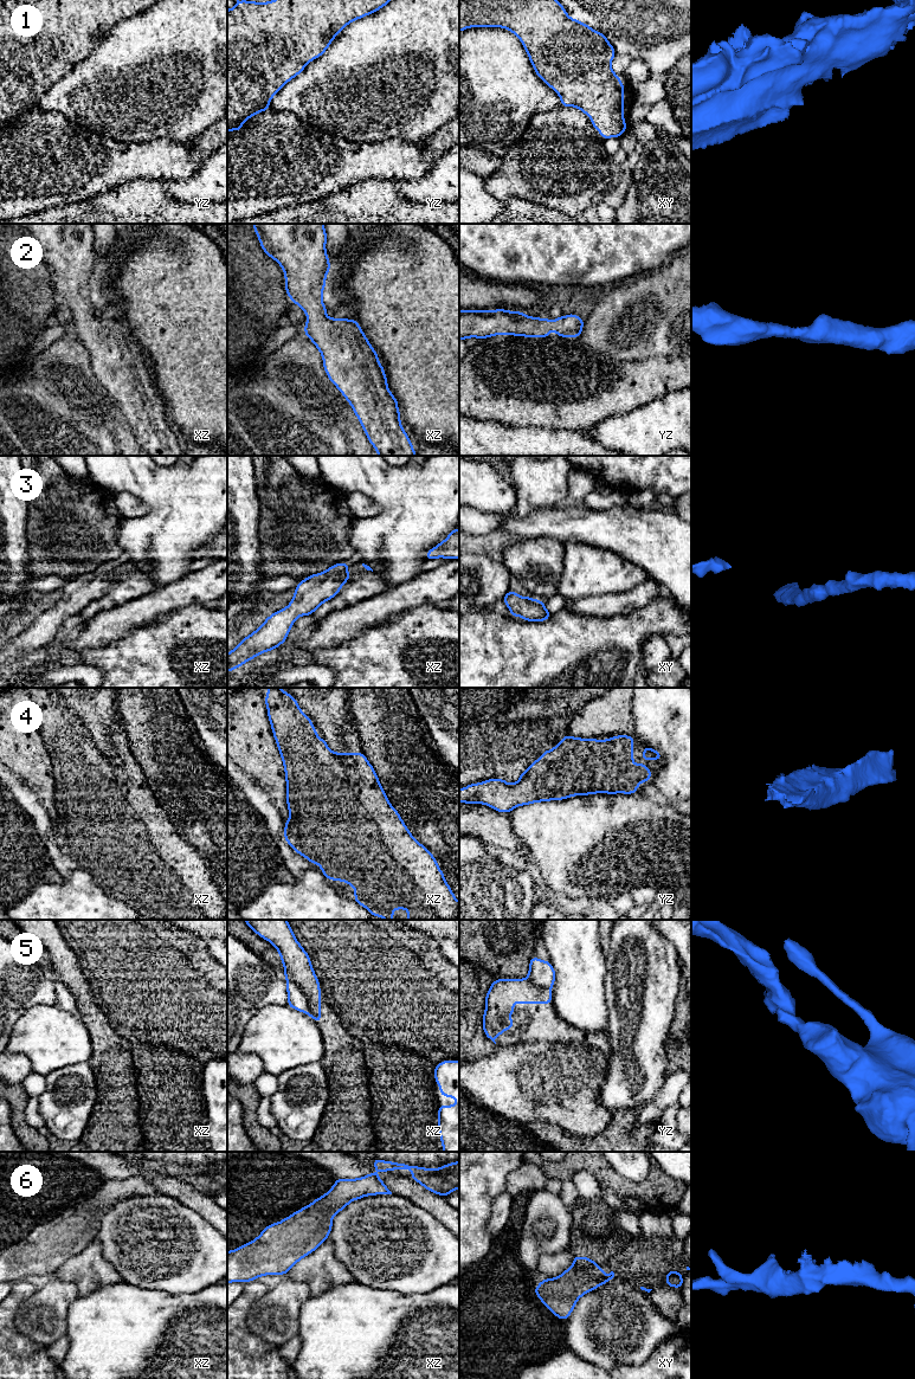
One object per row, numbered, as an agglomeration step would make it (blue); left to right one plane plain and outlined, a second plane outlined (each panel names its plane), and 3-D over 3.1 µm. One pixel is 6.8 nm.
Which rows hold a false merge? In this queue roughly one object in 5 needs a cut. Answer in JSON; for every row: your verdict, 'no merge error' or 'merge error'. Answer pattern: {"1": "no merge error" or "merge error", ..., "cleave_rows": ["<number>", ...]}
{"1": "no merge error", "2": "no merge error", "3": "no merge error", "4": "no merge error", "5": "merge error", "6": "no merge error", "cleave_rows": ["5"]}

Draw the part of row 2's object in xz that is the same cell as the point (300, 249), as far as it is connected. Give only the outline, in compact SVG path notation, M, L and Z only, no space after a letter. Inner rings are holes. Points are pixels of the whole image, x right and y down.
M252 224L262 249L283 269L285 290L290 299L308 315L305 335L323 357L324 370L353 407L369 443L379 456L415 456L407 433L400 424L398 401L389 392L384 367L355 320L322 316L329 312L322 299L326 277L330 270L326 251L327 234L323 224Z

